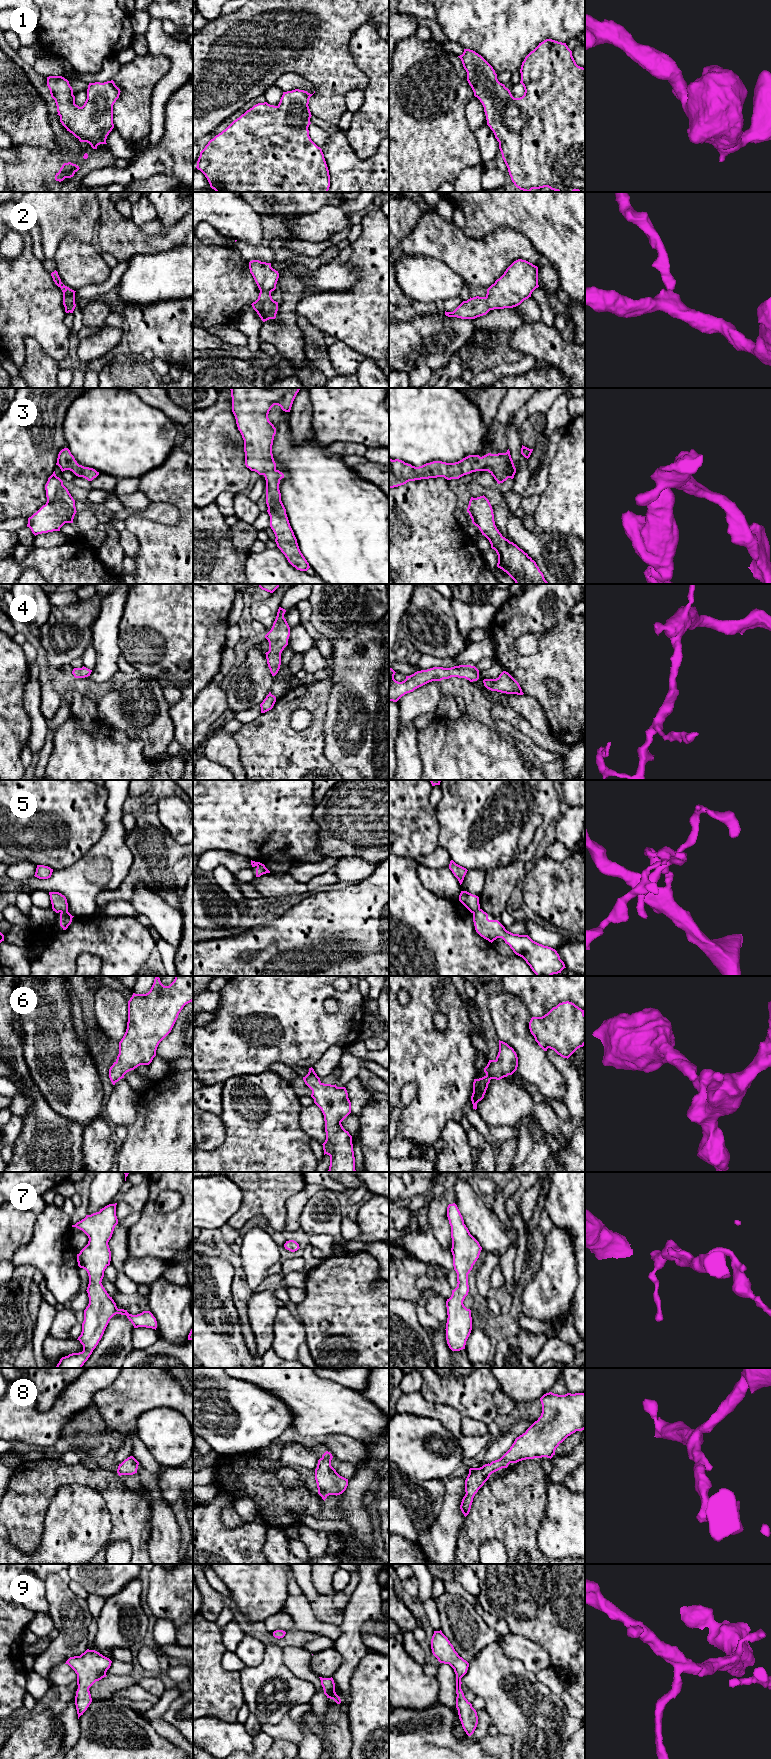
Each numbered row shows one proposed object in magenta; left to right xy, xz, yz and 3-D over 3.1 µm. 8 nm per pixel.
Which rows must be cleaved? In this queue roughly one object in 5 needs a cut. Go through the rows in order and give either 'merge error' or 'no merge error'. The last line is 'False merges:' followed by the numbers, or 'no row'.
1: no merge error
2: no merge error
3: no merge error
4: no merge error
5: merge error
6: no merge error
7: no merge error
8: no merge error
9: no merge error
False merges: 5

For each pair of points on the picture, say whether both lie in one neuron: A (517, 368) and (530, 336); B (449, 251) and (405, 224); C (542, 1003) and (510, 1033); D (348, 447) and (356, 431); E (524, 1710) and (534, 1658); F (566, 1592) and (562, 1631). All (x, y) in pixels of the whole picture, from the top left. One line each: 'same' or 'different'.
A: different
B: different
C: different
D: different
E: different
F: same

